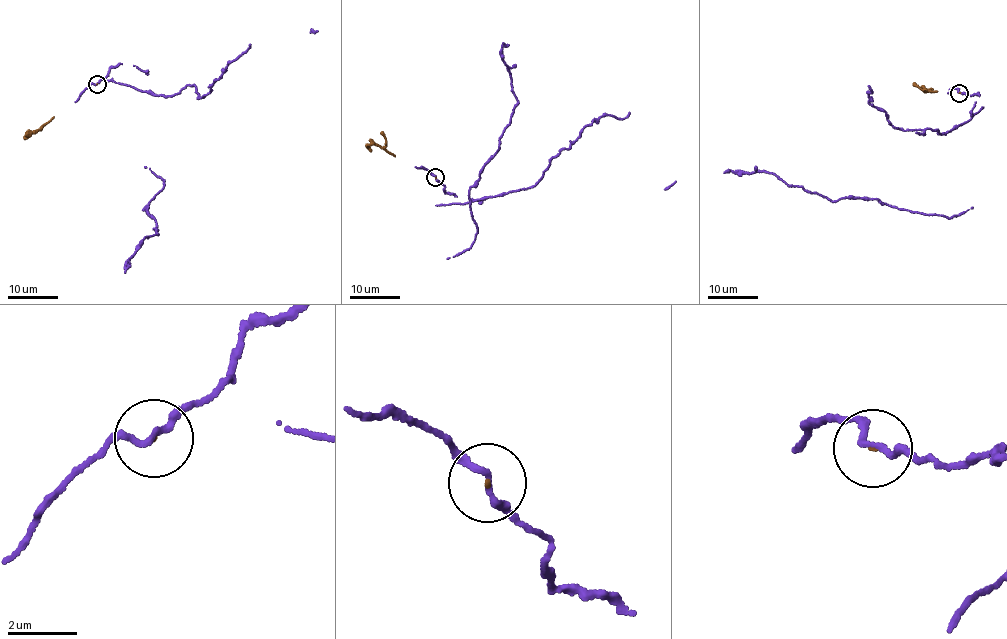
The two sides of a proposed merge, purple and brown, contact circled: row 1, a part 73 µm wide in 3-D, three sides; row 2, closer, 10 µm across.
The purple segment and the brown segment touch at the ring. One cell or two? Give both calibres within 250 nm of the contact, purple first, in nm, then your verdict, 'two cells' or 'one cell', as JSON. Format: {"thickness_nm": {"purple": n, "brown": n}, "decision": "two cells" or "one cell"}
{"thickness_nm": {"purple": 160, "brown": 50}, "decision": "one cell"}

